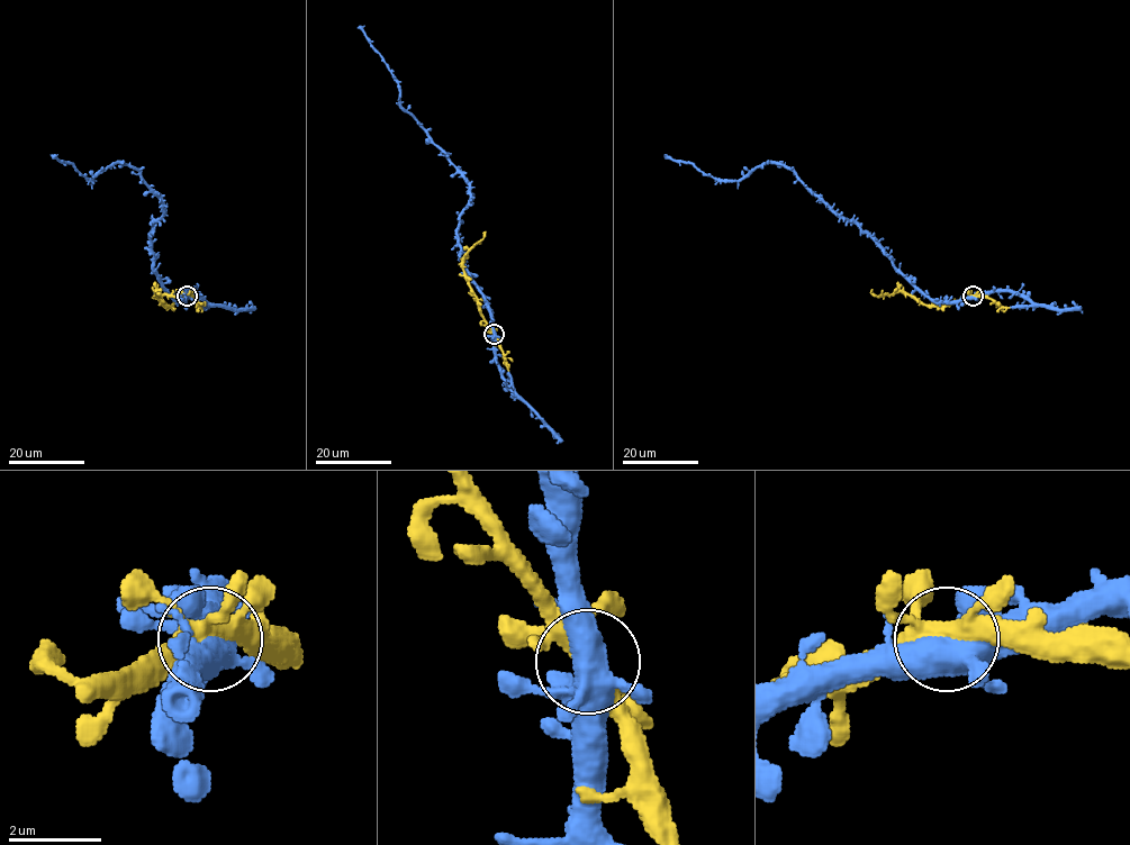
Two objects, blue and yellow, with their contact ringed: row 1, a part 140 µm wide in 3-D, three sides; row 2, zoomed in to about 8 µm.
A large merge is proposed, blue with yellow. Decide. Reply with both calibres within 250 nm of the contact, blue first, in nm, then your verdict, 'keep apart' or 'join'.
calibres 480 and 360 nm; join

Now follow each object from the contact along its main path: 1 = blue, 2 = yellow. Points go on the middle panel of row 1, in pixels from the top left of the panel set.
1: (495, 334), (484, 294), (460, 257), (459, 216), (468, 203), (470, 183), (400, 105), (397, 80), (358, 28)
2: (495, 334), (463, 270), (464, 255), (484, 234)

